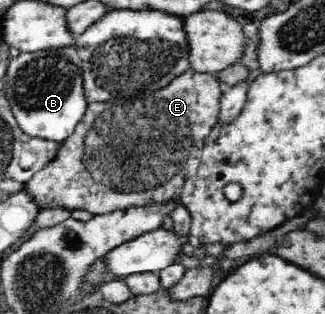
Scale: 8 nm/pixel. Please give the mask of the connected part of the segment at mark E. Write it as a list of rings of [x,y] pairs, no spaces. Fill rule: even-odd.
[[[189,68],[177,75],[164,89],[145,92],[130,98],[88,104],[84,119],[73,134],[60,142],[56,157],[24,184],[23,190],[33,196],[41,210],[57,208],[85,210],[94,216],[127,209],[133,205],[151,205],[167,199],[178,199],[184,183],[196,174],[201,164],[205,139],[218,123],[223,89],[214,73]]]

